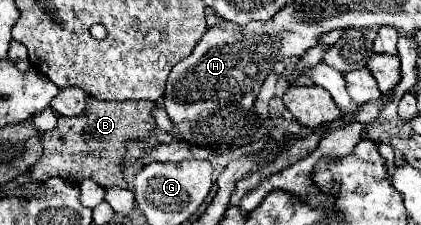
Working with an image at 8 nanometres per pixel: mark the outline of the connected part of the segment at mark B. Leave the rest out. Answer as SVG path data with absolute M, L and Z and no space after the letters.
M90 97L82 115L78 117L58 117L58 123L52 131L40 133L42 139L42 157L28 169L34 181L44 181L48 177L62 177L72 185L80 185L84 179L94 179L104 189L110 187L128 187L124 169L126 169L126 143L130 141L146 141L156 129L156 119L152 111L156 109L154 101L100 101Z

